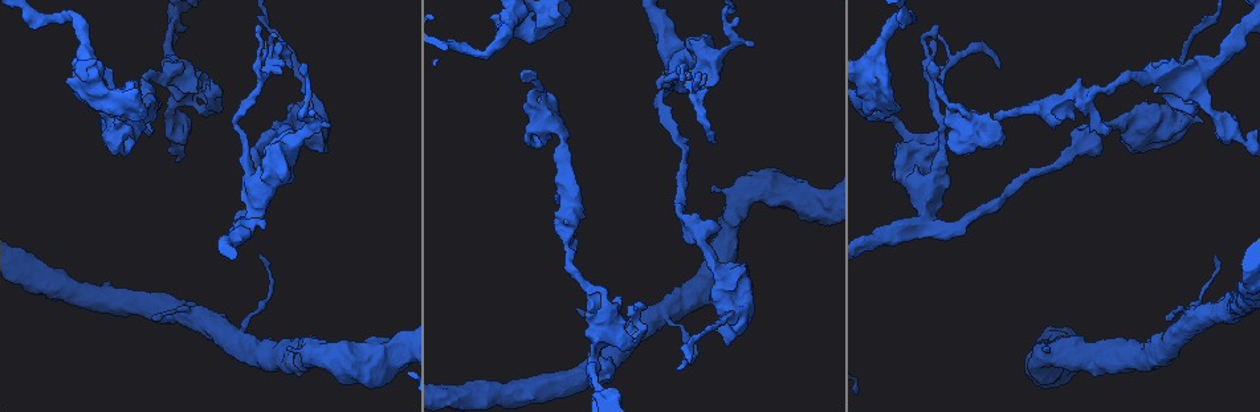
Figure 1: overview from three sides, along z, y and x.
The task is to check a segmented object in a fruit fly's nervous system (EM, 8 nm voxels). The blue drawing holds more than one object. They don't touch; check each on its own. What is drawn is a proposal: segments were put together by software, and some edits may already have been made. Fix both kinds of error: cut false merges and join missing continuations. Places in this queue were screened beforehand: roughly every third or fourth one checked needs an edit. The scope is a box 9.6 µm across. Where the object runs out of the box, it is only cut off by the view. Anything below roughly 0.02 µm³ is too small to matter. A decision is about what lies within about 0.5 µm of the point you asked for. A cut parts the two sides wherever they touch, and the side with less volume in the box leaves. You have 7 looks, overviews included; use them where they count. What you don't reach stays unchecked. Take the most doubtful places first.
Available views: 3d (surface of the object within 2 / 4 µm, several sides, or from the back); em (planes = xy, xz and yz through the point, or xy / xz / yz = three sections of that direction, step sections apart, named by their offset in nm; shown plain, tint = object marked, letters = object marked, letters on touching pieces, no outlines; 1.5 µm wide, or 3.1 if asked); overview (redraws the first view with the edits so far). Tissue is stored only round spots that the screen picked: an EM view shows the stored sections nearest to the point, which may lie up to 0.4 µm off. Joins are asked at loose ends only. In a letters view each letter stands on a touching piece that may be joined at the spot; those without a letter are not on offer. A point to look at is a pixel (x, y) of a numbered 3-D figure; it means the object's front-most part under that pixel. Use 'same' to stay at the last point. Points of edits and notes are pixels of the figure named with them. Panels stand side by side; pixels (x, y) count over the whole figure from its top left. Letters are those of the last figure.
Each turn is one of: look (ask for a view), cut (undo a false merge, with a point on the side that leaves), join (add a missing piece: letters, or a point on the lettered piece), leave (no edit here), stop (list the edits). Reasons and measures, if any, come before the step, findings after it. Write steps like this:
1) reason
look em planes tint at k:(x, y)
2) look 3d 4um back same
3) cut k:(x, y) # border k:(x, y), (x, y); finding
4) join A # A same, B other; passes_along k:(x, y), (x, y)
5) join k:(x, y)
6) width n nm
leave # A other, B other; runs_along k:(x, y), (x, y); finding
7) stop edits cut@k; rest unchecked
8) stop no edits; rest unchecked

branch stops here
look 3d 2um at 1:(998, 64)

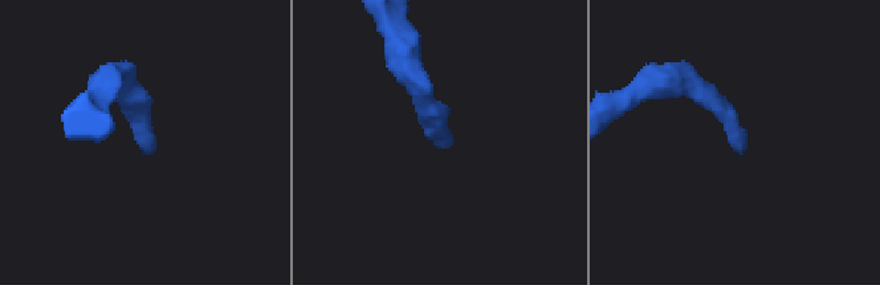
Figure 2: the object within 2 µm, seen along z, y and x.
now the EM
look em planes letters at 2:(745, 144)

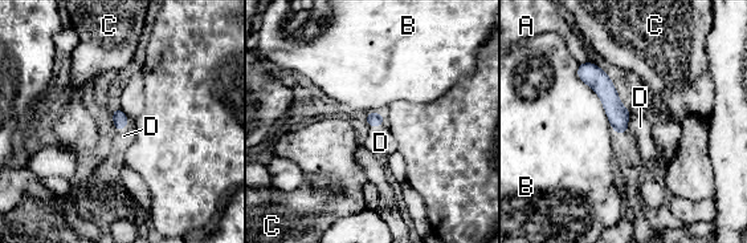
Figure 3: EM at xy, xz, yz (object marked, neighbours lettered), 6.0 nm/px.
width 100 nm; longest_contact B 500 nm
join D # A other, B other, C other, D same; it goes on there

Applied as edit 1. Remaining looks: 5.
an open end
look em xz step 4 letters at 1:(535, 34)

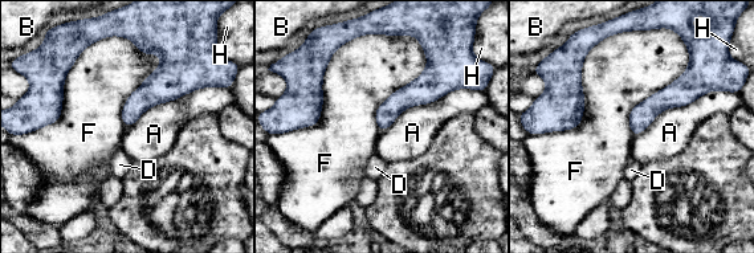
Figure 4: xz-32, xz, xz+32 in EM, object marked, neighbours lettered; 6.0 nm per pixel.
look em planes letters same

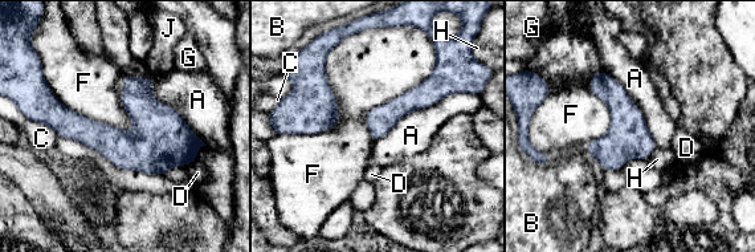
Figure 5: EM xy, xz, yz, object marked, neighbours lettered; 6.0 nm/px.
leave # A other, B other, C other, D other, F other, G other, H other, J other; border 5:(123, 73), (152, 77), (207, 145); none of them fits

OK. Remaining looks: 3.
tapers out
look em yz step 4 tint at 1:(683, 78)

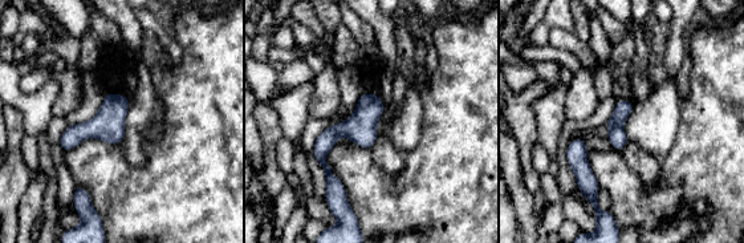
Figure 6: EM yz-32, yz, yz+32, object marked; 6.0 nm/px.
cut it another way
look em planes letters same

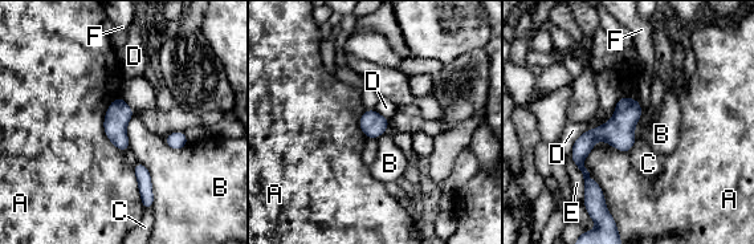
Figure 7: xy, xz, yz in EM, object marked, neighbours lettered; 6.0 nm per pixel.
leave # A other, B other, C other, D other, E other, F other; border 7:(138, 161), (150, 175), (153, 208); no lettered piece goes on from it

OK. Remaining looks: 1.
stop edits join@3; rest unchecked

